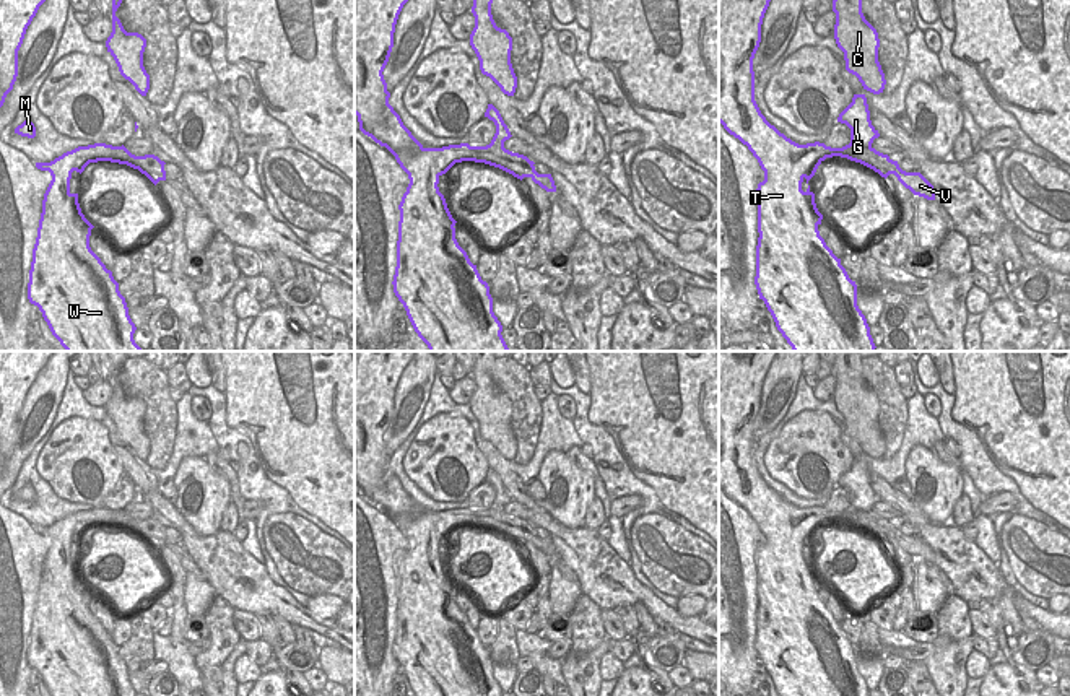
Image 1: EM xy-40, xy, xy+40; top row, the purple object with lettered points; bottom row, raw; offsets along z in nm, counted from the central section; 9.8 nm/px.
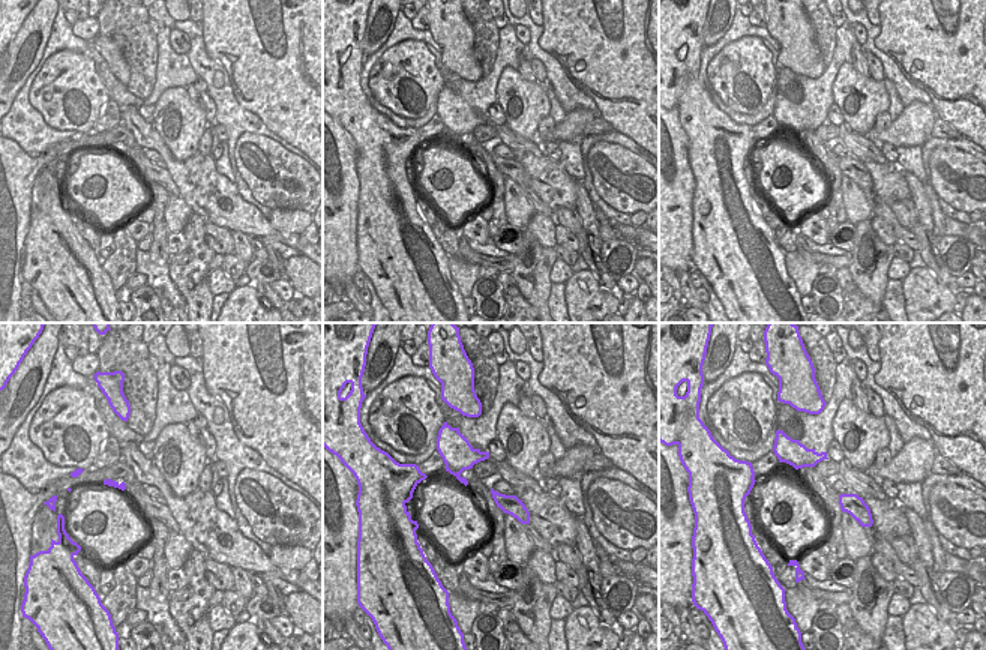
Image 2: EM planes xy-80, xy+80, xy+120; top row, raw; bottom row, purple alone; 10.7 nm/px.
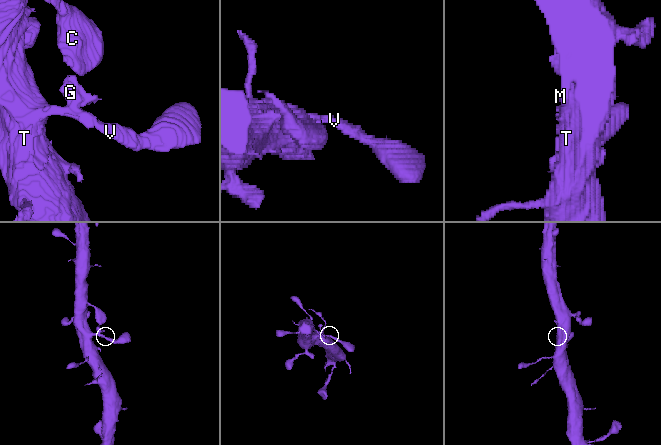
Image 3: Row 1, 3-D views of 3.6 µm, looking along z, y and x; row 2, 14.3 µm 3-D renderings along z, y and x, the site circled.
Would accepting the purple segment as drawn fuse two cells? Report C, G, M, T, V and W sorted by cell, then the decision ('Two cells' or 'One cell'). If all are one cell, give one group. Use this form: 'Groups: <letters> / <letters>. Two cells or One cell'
Groups: C G M T V W. One cell.

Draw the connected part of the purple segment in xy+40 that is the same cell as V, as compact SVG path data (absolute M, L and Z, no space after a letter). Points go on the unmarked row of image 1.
M719 351L719 486L748 511L764 535L764 545L756 553L759 602L755 649L779 696L870 696L857 670L857 649L820 600L823 579L810 550L803 556L802 546L808 548L826 522L841 520L885 543L894 538L906 553L927 564L935 564L935 553L920 537L903 535L898 525L872 511L880 498L872 489L865 459L854 459L837 481L837 486L850 493L850 507L842 512L820 506L798 509L766 485L755 465L753 423L761 407L763 382L776 355L777 351Z

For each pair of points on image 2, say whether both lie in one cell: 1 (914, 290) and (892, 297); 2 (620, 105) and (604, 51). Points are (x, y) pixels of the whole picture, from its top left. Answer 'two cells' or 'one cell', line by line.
1: two cells
2: one cell

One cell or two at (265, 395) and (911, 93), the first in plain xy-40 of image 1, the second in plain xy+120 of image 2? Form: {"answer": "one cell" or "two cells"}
{"answer": "two cells"}

